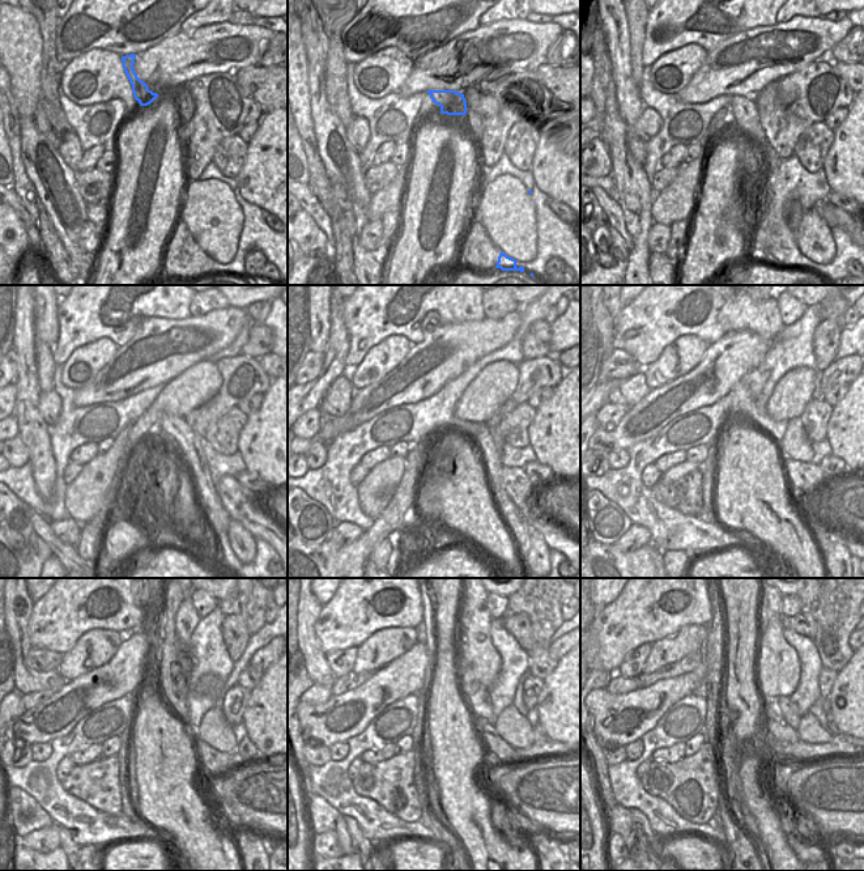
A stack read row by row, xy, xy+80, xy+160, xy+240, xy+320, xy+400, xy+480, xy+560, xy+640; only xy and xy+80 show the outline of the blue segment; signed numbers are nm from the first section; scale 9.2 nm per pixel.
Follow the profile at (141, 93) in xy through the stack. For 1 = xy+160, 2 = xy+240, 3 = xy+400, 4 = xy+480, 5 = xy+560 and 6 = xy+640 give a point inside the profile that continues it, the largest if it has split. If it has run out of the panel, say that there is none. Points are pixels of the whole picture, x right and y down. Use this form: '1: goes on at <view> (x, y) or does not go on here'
1: goes on at xy+160 (743, 107)
2: goes on at xy+240 (191, 446)
3: goes on at xy+400 (824, 536)
4: goes on at xy+480 (242, 838)
5: goes on at xy+560 (544, 844)
6: goes on at xy+640 (841, 844)

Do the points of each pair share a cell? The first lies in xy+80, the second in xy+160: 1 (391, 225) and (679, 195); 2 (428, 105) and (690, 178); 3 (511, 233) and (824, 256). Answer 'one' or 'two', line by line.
1: two
2: one
3: one

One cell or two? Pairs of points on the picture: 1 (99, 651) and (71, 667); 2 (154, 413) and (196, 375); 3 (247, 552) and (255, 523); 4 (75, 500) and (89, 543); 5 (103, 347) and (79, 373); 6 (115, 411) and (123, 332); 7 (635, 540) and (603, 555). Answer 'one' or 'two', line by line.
1: one
2: one
3: two
4: two
5: one
6: two
7: two

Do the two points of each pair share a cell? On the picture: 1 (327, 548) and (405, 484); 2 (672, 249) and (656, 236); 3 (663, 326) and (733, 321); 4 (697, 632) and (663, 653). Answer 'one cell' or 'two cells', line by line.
1: one cell
2: two cells
3: one cell
4: one cell

